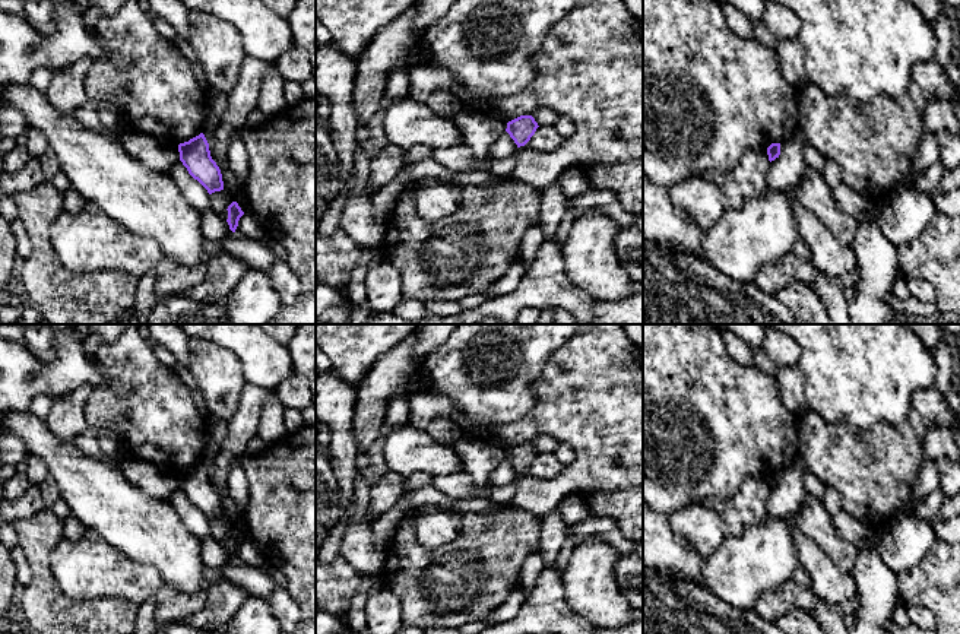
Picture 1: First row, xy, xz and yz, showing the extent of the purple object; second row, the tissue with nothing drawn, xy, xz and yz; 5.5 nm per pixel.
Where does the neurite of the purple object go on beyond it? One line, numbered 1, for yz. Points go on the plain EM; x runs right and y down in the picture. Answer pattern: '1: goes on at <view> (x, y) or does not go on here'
1: does not go on here

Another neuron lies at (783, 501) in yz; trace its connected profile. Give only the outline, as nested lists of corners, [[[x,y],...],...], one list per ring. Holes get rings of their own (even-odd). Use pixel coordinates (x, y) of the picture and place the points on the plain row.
[[[799,456],[780,470],[780,482],[770,489],[767,498],[767,516],[770,519],[793,519],[807,497],[805,472],[805,465]]]

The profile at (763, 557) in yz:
[[[766,514],[739,536],[725,538],[704,559],[701,576],[719,600],[754,611],[757,599],[791,580],[798,565],[792,520]]]

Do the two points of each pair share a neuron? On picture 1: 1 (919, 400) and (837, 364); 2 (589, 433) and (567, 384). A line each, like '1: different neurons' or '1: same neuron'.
1: different neurons
2: same neuron

